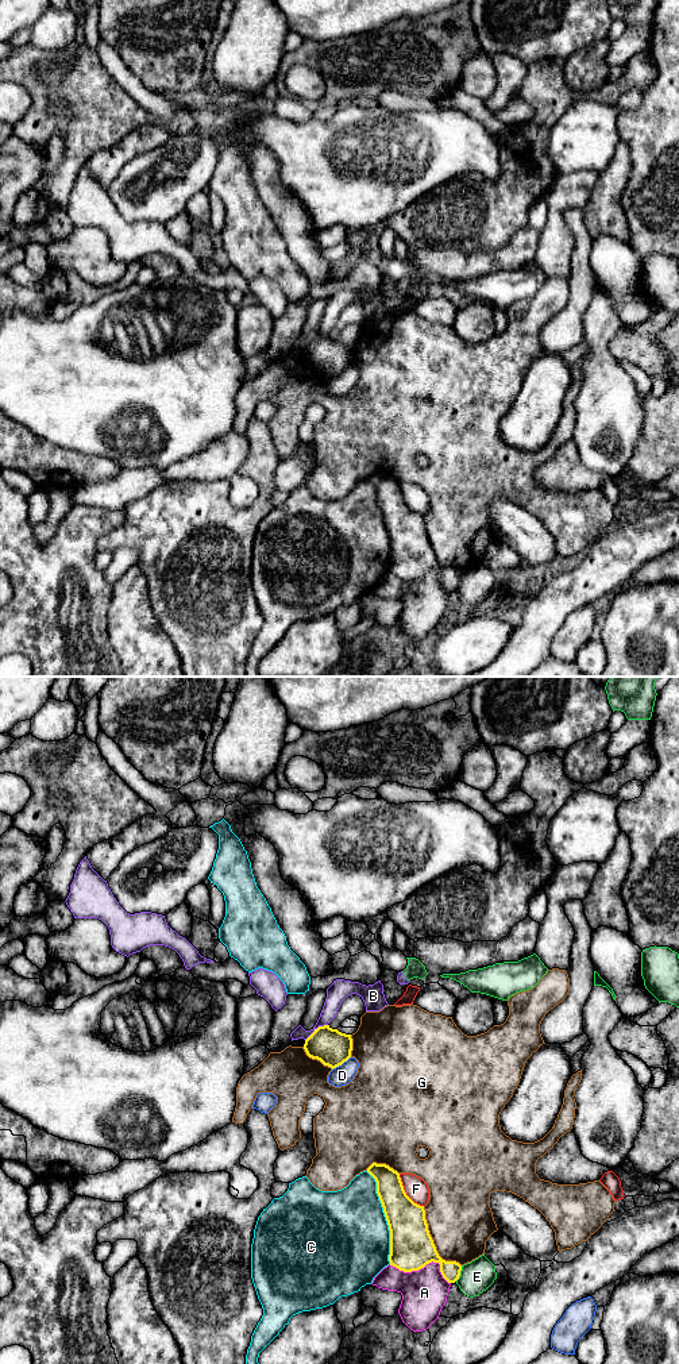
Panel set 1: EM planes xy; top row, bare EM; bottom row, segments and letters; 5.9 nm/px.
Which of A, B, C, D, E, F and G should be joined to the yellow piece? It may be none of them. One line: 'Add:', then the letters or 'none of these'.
Add: none of these

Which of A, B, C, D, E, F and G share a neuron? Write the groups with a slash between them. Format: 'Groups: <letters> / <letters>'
Groups: A / B E / C / D / F / G

